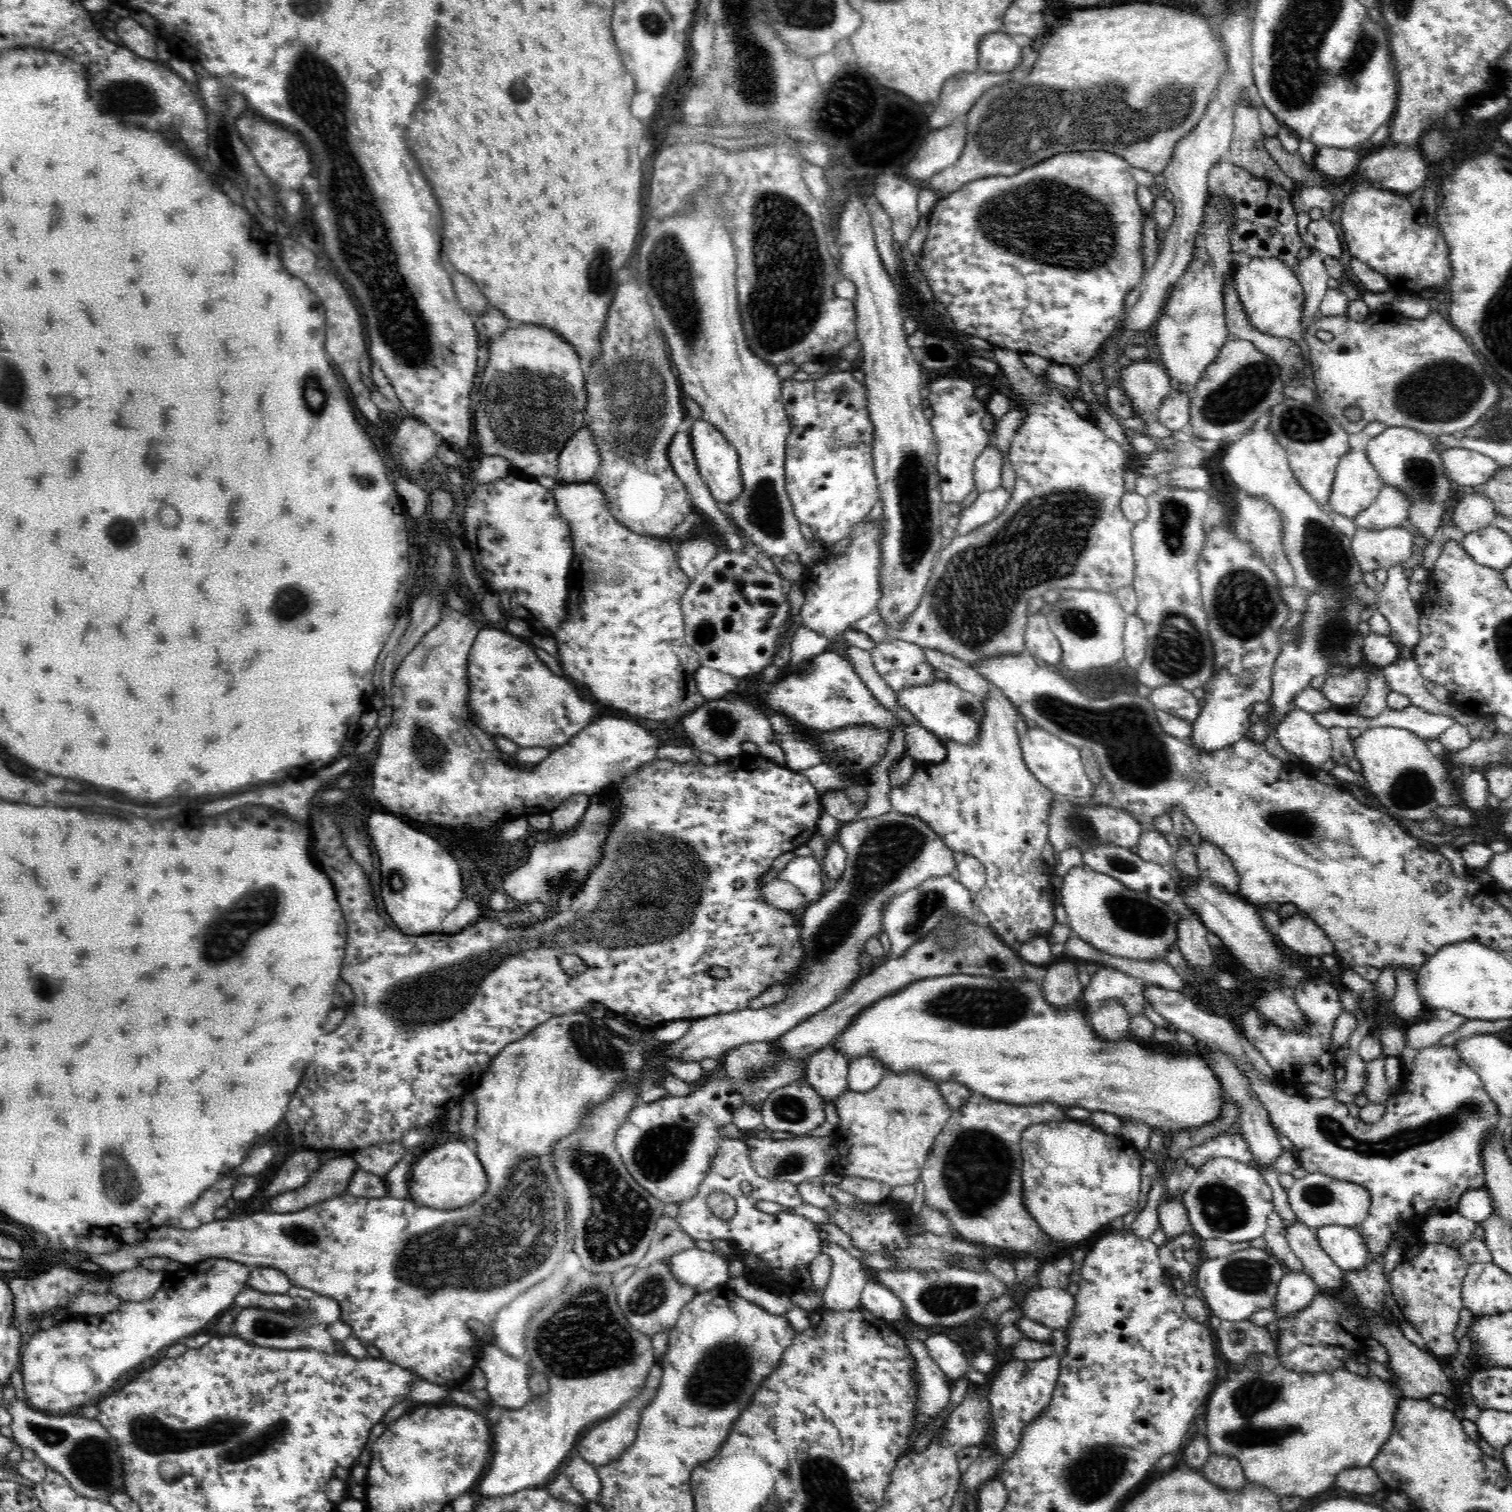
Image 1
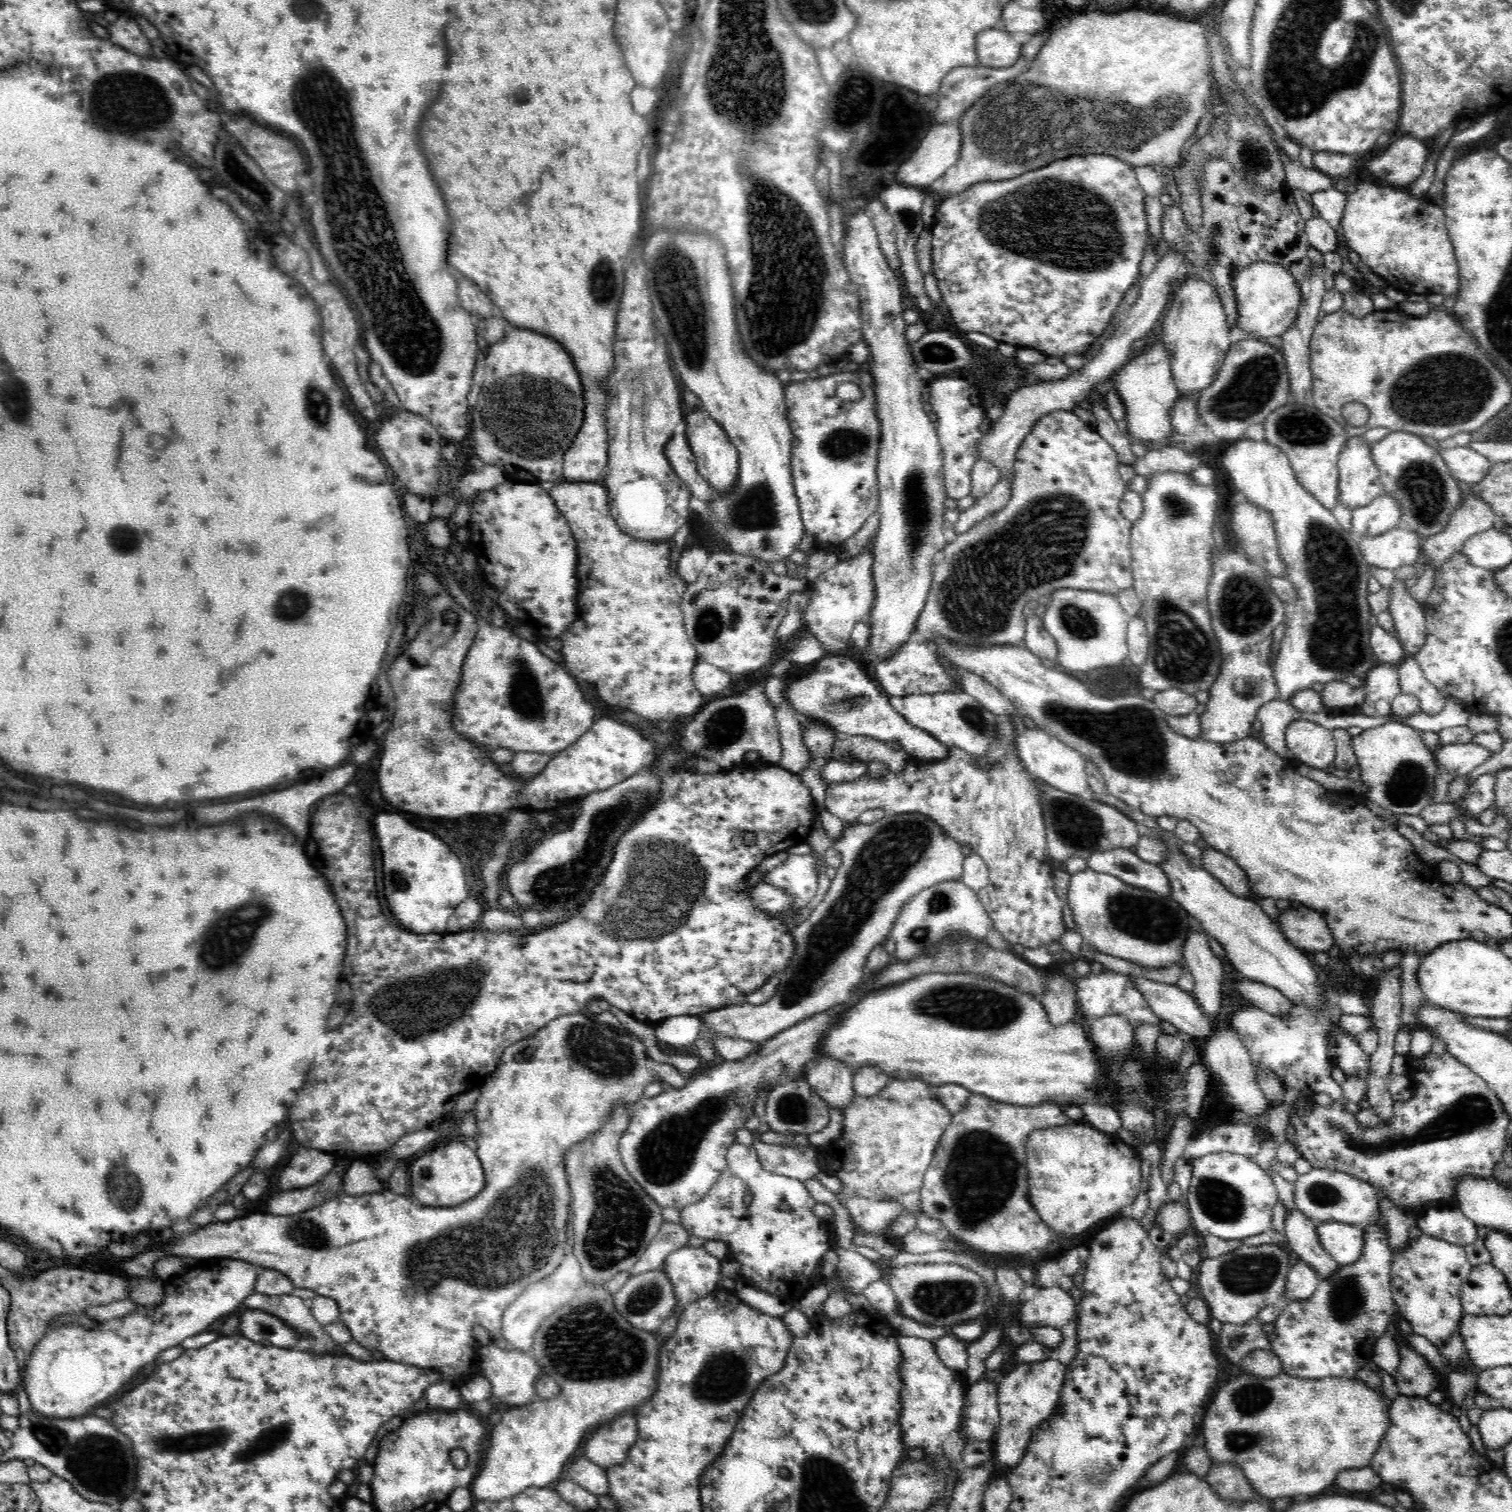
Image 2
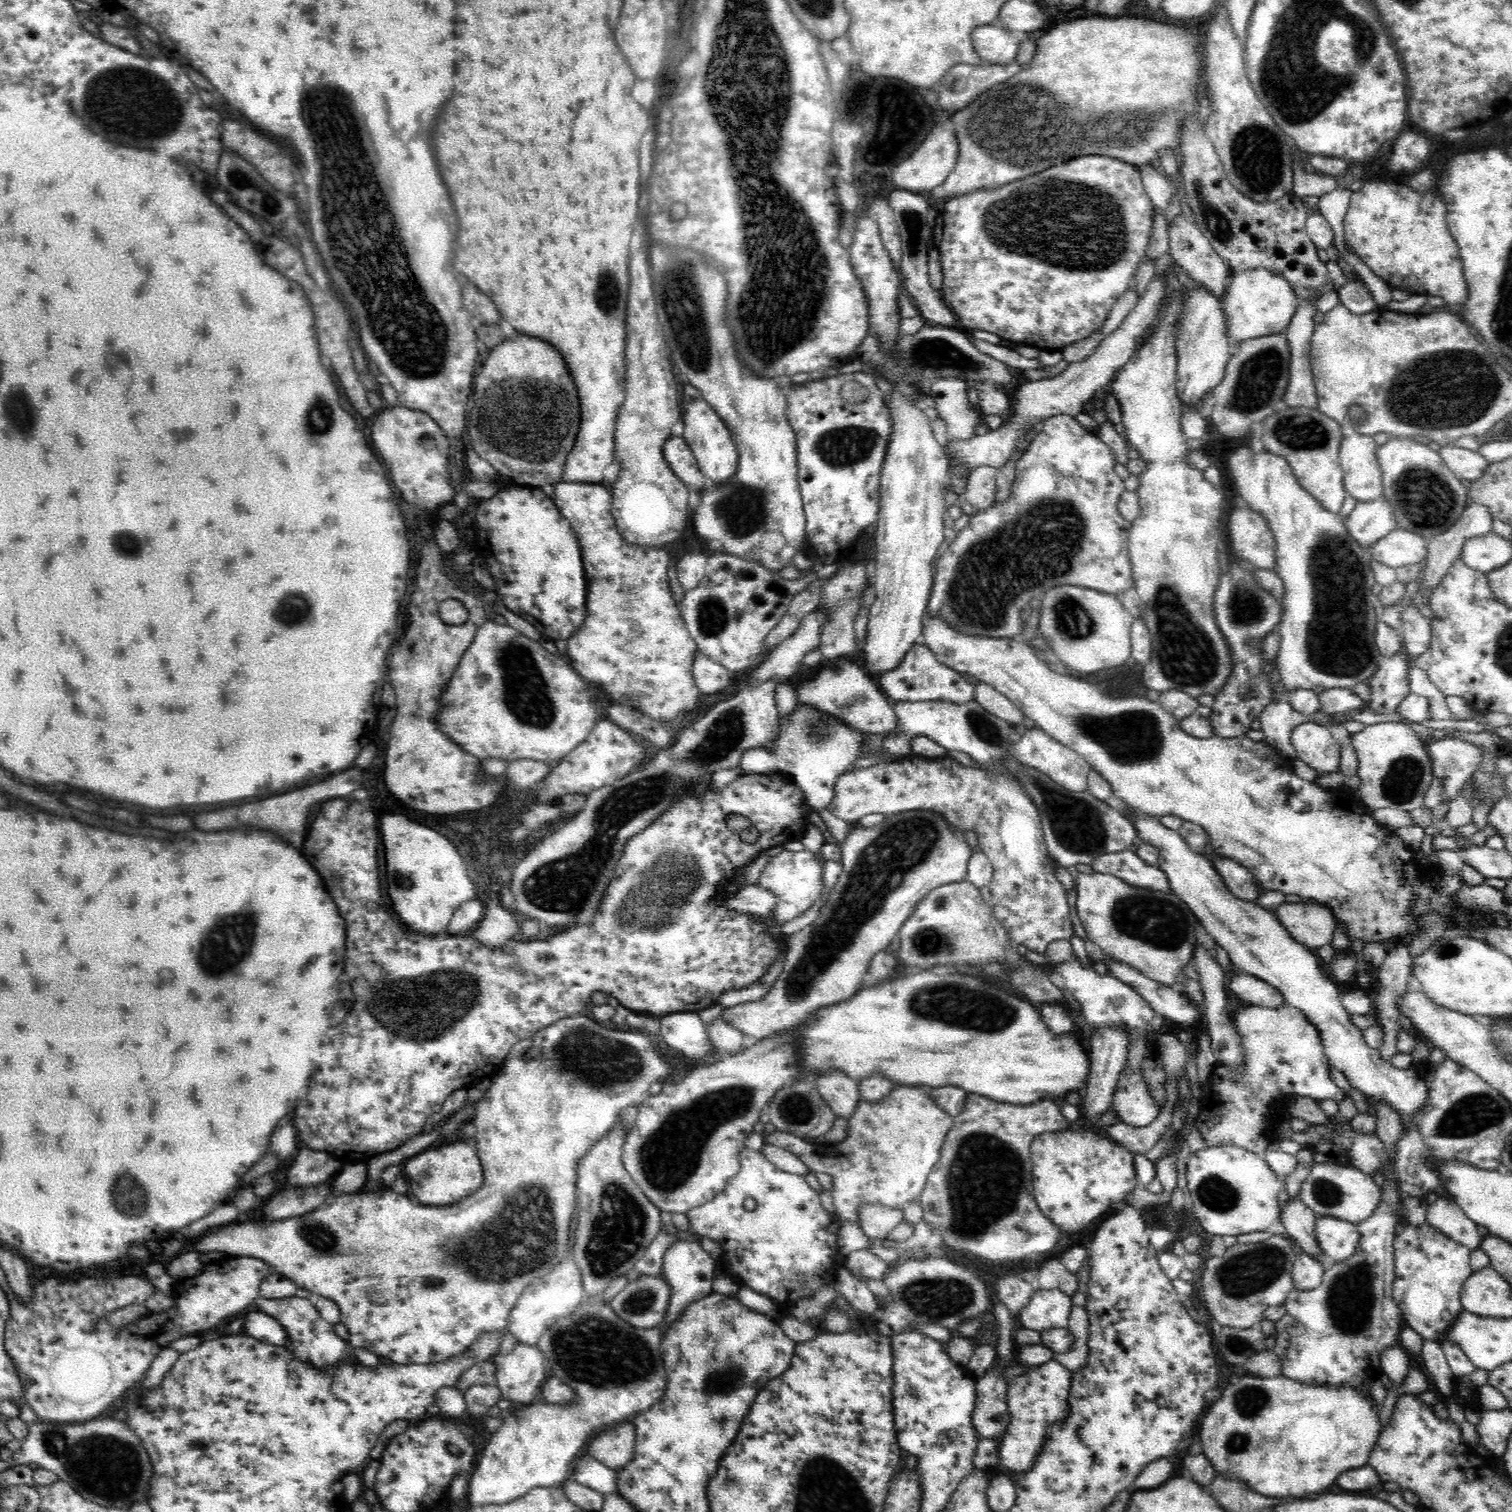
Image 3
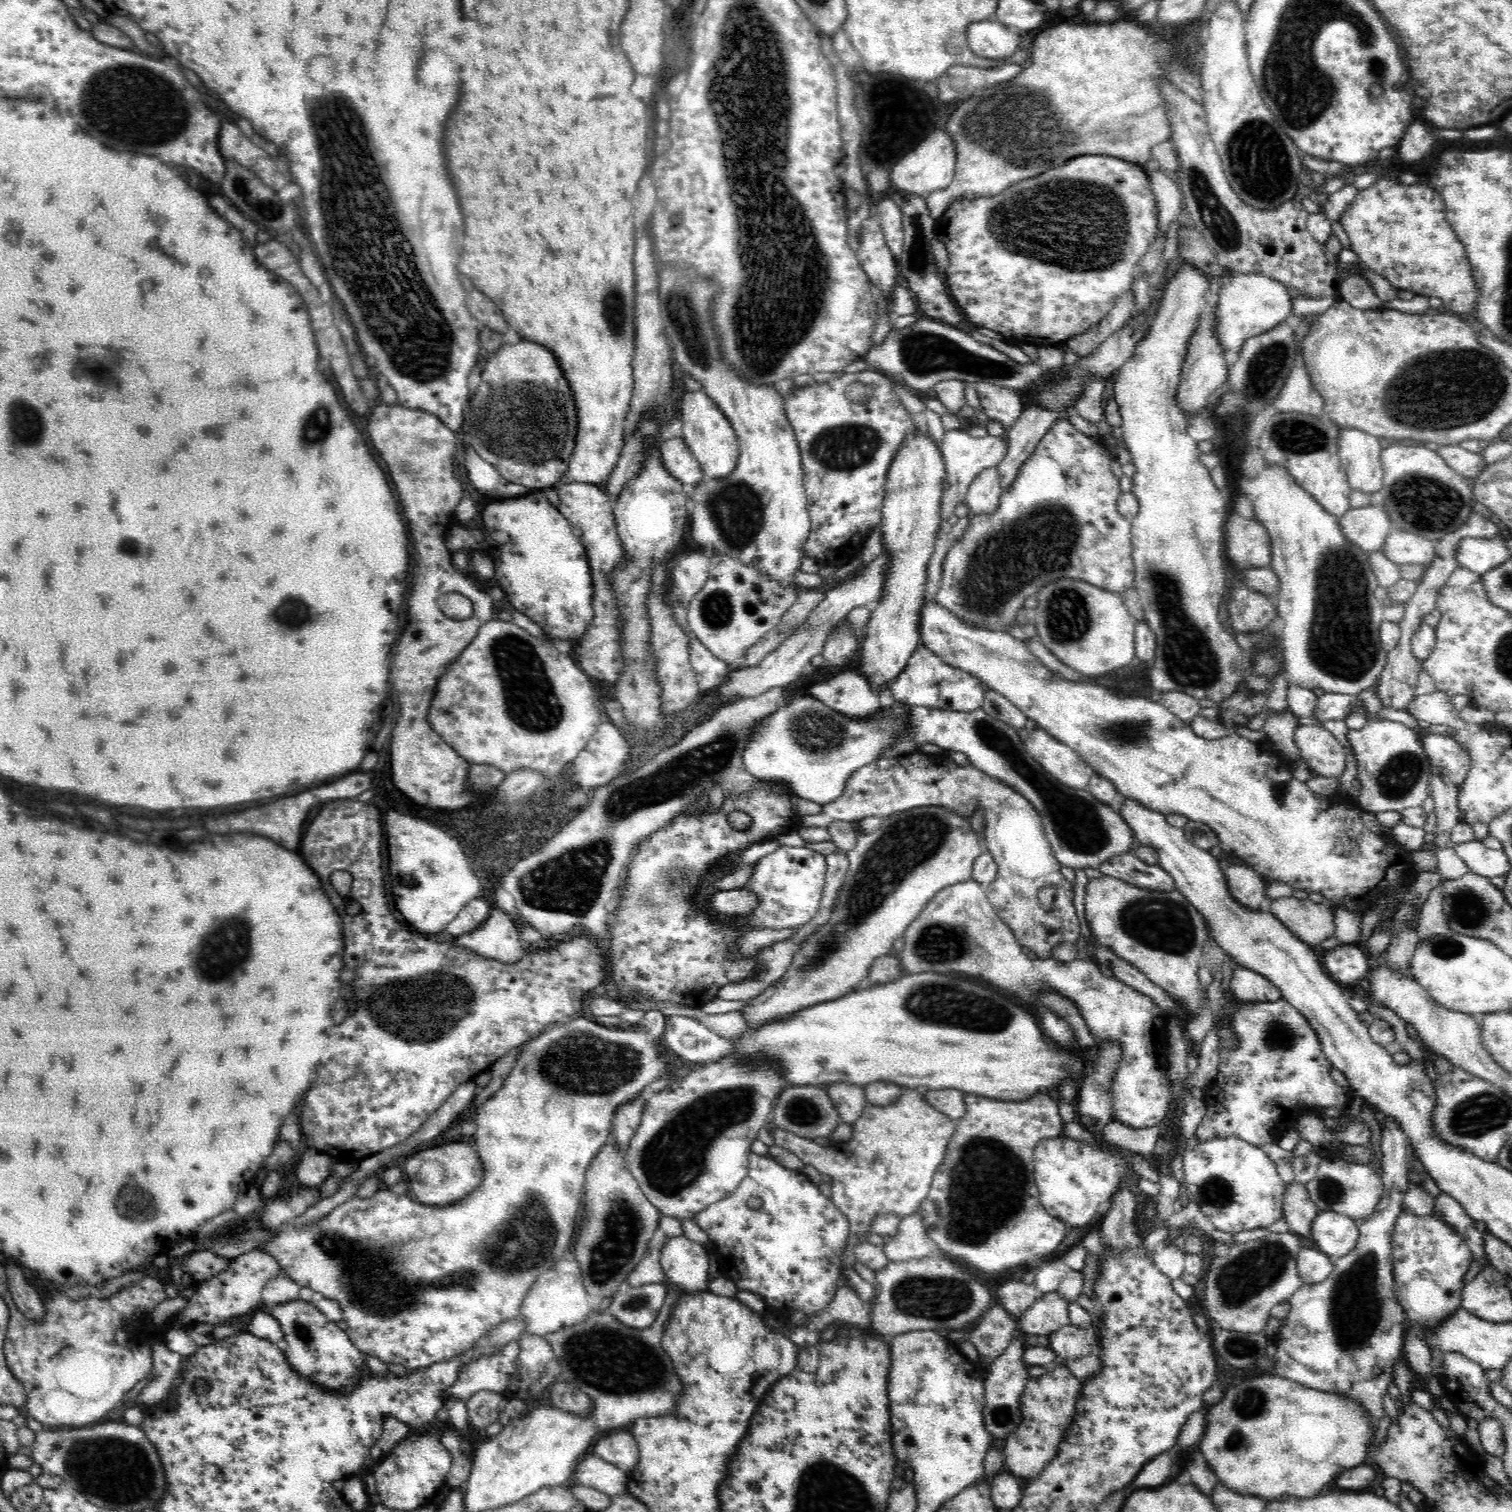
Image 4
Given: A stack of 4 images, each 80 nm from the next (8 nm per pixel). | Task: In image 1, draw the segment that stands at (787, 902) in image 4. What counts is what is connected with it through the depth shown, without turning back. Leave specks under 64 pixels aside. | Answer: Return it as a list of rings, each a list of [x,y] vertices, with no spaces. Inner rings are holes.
[[[797,856],[785,864],[777,879],[793,884],[807,902],[816,902],[824,896],[827,886],[820,864],[814,857]]]

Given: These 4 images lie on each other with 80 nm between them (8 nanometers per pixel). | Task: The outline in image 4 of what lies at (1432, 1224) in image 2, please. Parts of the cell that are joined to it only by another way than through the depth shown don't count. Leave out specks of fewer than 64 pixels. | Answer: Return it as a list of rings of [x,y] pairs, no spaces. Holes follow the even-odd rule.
[[[1441,1192],[1434,1202],[1432,1214],[1452,1225],[1462,1236],[1473,1256],[1473,1262],[1486,1262],[1489,1264],[1488,1256],[1484,1252],[1483,1234],[1474,1227],[1474,1220],[1468,1216],[1464,1207],[1449,1194]]]

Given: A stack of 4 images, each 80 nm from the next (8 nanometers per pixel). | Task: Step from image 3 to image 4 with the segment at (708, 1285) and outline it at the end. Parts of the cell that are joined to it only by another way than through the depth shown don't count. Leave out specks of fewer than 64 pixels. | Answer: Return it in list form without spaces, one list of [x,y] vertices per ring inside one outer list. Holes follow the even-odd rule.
[[[674,1236],[663,1244],[660,1255],[660,1262],[670,1282],[677,1284],[680,1289],[673,1293],[677,1297],[680,1293],[693,1293],[706,1291],[709,1288],[711,1277],[708,1277],[708,1251],[707,1247],[698,1242],[692,1242],[686,1236]]]

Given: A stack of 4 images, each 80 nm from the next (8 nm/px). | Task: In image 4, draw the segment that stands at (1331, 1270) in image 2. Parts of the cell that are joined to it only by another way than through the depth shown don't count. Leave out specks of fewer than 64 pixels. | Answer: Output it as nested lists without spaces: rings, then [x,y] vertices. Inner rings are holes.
[[[1291,1183],[1283,1196],[1284,1219],[1290,1225],[1291,1233],[1299,1236],[1306,1246],[1312,1243],[1312,1221],[1318,1214],[1318,1207],[1310,1199],[1306,1184]]]

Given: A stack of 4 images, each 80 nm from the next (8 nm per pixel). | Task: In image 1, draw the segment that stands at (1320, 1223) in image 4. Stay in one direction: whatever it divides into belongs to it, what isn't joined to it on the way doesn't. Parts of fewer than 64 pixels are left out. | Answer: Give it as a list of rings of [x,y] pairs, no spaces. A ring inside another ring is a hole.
[[[1326,1225],[1316,1232],[1321,1248],[1344,1272],[1358,1270],[1369,1261],[1368,1246],[1357,1227]]]

